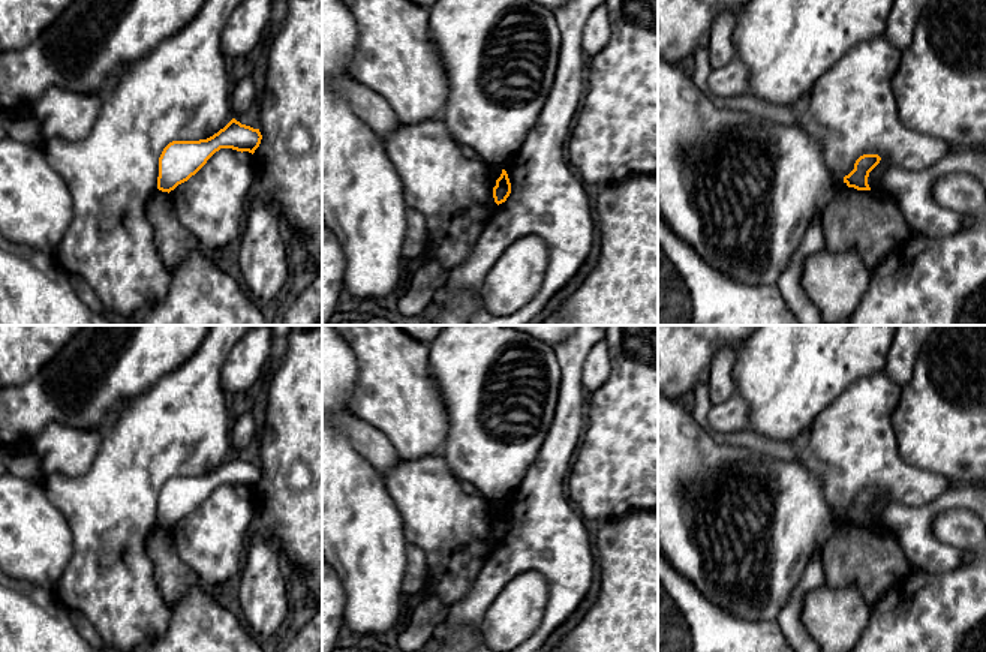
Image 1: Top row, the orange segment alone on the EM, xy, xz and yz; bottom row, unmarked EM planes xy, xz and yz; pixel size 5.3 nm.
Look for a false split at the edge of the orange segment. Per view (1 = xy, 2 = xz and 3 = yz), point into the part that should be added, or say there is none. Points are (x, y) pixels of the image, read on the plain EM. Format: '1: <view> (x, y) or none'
1: none
2: none
3: none

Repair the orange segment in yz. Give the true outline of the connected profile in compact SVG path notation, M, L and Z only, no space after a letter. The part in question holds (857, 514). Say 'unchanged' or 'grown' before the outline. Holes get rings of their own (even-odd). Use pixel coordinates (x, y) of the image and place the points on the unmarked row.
unchanged | M878 490L860 492L854 499L854 505L844 513L844 519L857 526L871 526L868 513L869 508L880 499L880 496L881 493Z

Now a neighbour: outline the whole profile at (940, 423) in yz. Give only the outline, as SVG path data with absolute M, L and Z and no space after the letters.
M935 325L923 342L914 372L893 412L899 454L911 465L941 474L950 484L986 486L986 325Z

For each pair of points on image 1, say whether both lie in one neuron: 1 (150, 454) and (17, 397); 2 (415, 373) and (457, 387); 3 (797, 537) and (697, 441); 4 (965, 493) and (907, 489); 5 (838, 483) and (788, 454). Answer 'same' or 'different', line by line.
1: different
2: different
3: same
4: different
5: different

